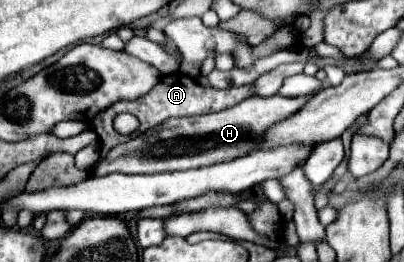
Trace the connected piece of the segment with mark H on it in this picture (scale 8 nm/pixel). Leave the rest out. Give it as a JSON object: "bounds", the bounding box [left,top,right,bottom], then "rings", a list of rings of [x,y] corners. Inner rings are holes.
{"bounds":[87,95,305,177],"rings":[[[271,95],[271,97],[247,97],[235,107],[229,107],[219,113],[209,113],[209,115],[197,115],[197,117],[173,117],[163,121],[161,125],[145,131],[143,135],[121,143],[113,147],[107,157],[93,167],[87,169],[89,177],[103,177],[109,173],[161,173],[161,171],[183,171],[183,169],[193,169],[193,167],[205,167],[213,163],[221,163],[225,159],[237,159],[239,155],[245,155],[257,147],[257,135],[265,131],[265,127],[271,127],[277,123],[277,119],[283,119],[285,115],[293,115],[297,107],[301,107],[305,99],[285,99],[281,95]]]}

